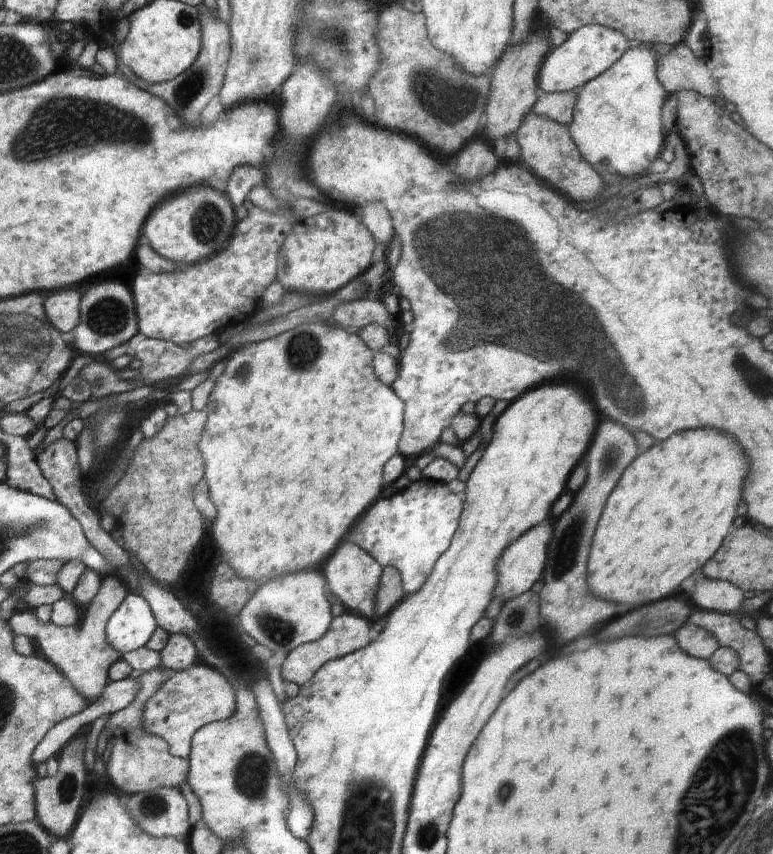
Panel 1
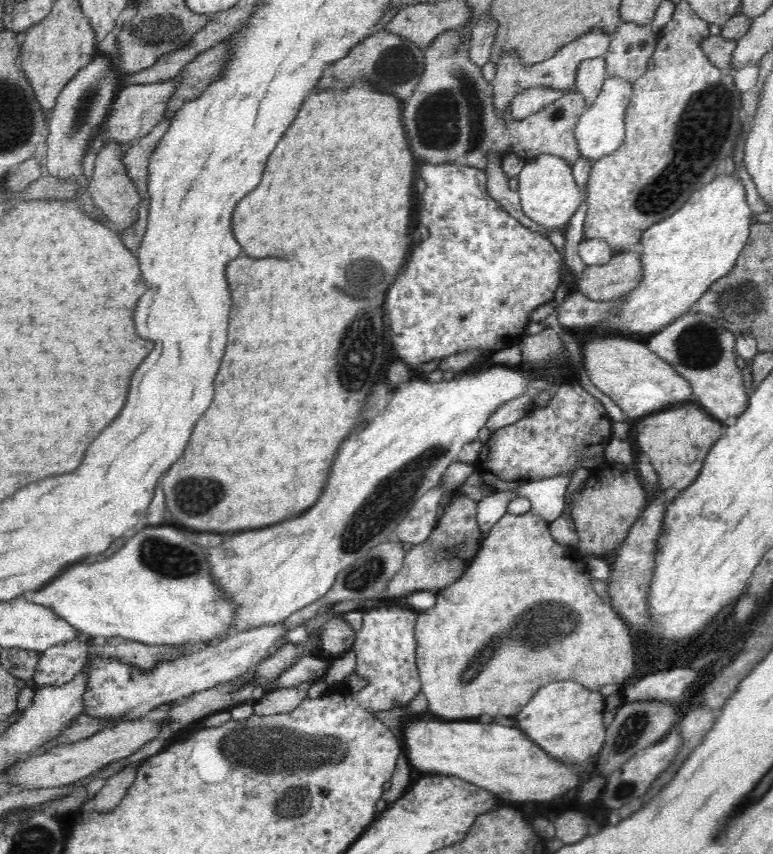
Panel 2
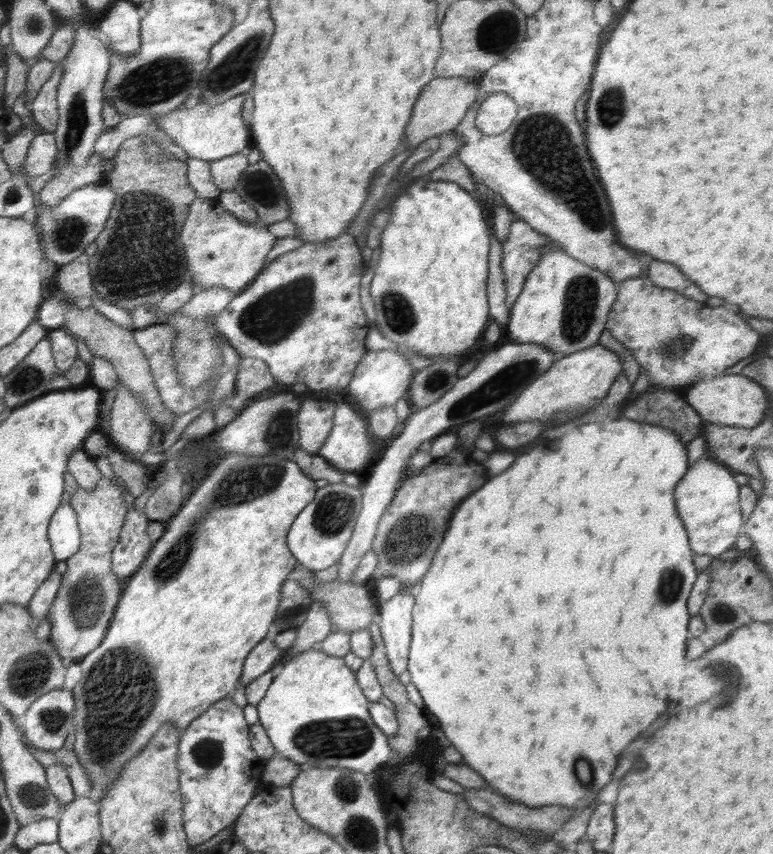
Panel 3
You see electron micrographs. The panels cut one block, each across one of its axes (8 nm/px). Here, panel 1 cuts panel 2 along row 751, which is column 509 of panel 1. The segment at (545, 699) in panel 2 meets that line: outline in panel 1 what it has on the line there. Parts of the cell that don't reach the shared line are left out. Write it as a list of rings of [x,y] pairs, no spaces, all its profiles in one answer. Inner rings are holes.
[[[544,522],[540,526],[530,528],[526,534],[522,534],[516,542],[512,542],[500,556],[496,570],[498,570],[498,584],[494,590],[494,597],[501,598],[504,602],[528,592],[535,582],[543,577],[544,566],[548,552],[548,544],[552,538],[554,526],[550,522]]]

